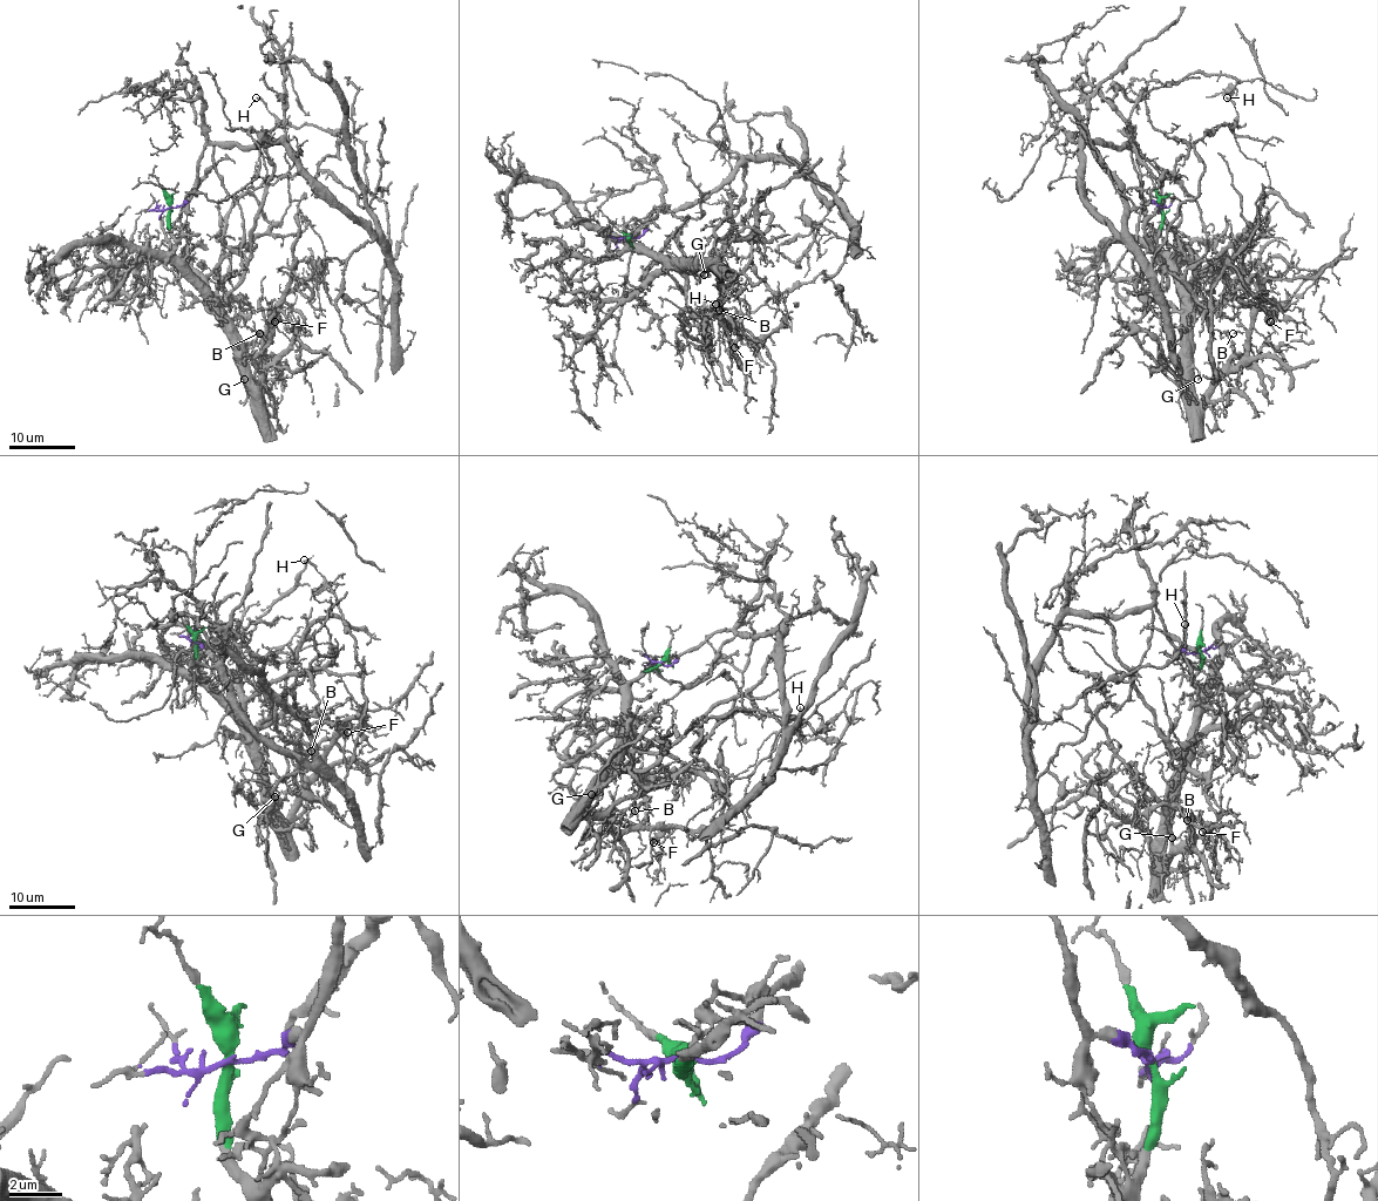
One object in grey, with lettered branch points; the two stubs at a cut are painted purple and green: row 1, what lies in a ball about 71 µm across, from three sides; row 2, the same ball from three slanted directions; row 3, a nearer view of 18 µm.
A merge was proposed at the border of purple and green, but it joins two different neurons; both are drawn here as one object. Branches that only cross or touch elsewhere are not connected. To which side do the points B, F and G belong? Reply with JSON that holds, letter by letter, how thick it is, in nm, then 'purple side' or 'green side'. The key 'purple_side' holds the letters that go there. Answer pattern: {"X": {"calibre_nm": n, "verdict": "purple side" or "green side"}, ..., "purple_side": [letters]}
{"B": {"calibre_nm": 90, "verdict": "green side"}, "F": {"calibre_nm": 100, "verdict": "green side"}, "G": {"calibre_nm": 140, "verdict": "green side"}, "purple_side": []}

